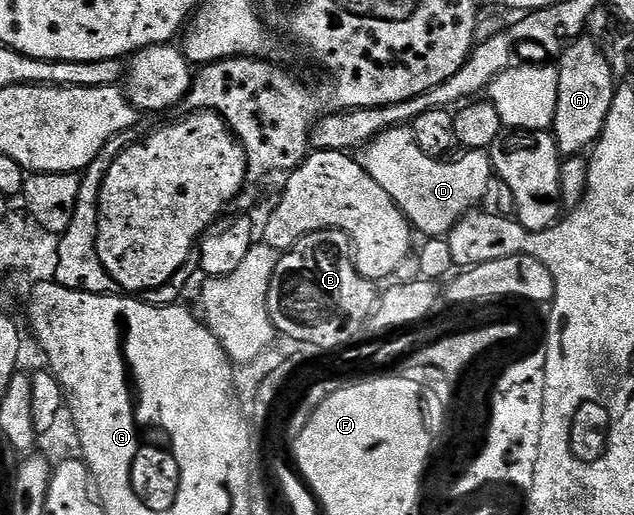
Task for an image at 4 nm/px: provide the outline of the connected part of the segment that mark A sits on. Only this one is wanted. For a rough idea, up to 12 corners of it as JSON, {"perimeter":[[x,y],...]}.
{"perimeter":[[595,39],[558,55],[560,155],[599,141],[615,103],[616,71]]}

